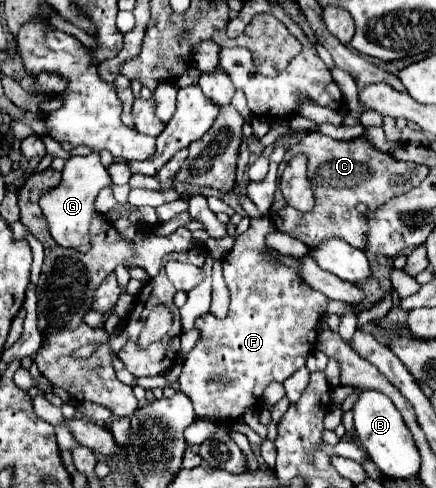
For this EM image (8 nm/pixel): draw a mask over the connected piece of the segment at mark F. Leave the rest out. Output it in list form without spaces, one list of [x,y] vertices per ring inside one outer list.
[[[264,216],[252,220],[250,228],[238,236],[234,248],[222,258],[232,298],[230,312],[224,320],[206,312],[194,324],[200,338],[182,364],[180,390],[192,400],[198,418],[242,418],[248,406],[258,406],[270,382],[284,382],[302,368],[318,340],[318,322],[324,318],[328,298],[310,288],[296,272],[276,268],[264,256],[264,236],[270,232],[276,230]]]

